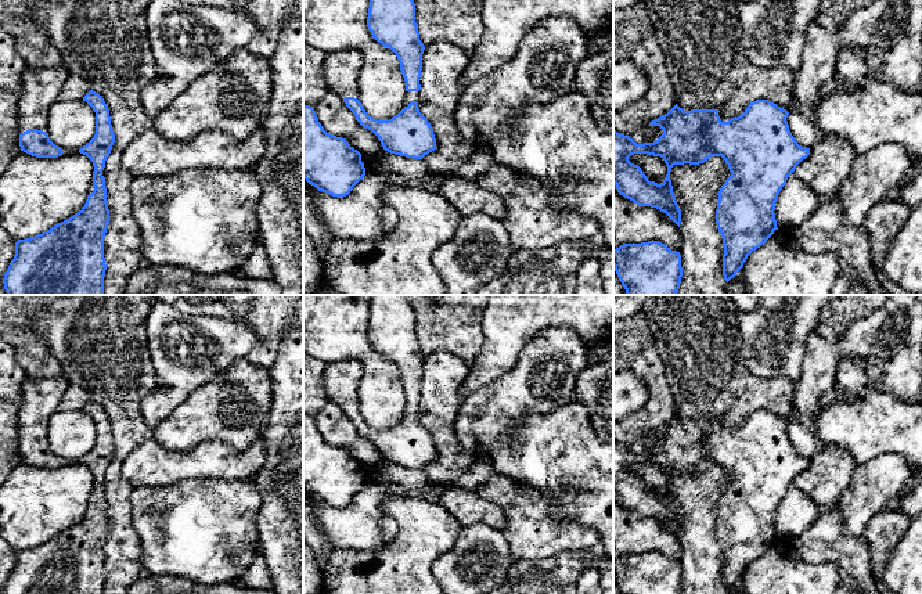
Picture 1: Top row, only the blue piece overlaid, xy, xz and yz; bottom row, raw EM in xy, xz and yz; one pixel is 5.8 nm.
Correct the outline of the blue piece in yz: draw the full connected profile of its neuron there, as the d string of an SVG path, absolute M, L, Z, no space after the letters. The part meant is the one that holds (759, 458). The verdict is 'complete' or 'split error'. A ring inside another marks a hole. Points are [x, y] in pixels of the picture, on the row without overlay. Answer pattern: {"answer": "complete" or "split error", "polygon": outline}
{"answer": "split error", "polygon": "M768 410L750 413L738 428L728 428L718 420L684 421L676 414L648 435L663 440L653 453L637 454L629 446L613 440L613 493L620 505L638 516L659 519L680 537L681 521L673 503L671 478L699 475L712 467L721 467L730 478L730 487L718 501L716 533L723 547L723 586L728 593L743 577L748 566L778 540L774 523L778 504L796 476L810 465L810 458L799 456L792 446L788 425L786 420ZM634 464L660 467L667 476L665 490L660 494L649 492L641 478L629 471Z"}

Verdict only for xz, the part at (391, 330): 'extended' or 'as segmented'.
extended

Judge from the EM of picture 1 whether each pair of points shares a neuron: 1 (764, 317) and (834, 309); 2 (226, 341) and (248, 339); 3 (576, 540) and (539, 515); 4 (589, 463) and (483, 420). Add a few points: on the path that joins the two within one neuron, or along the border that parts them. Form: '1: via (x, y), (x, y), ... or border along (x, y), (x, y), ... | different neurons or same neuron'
1: border along (823, 309), (814, 330) | different neurons
2: via (231, 341), (242, 339) | same neuron
3: via (566, 536), (559, 536), (548, 525) | same neuron
4: border along (541, 413), (529, 413), (489, 452) | different neurons

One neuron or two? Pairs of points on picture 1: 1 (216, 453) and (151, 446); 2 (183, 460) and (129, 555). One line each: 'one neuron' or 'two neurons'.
1: one neuron
2: two neurons

